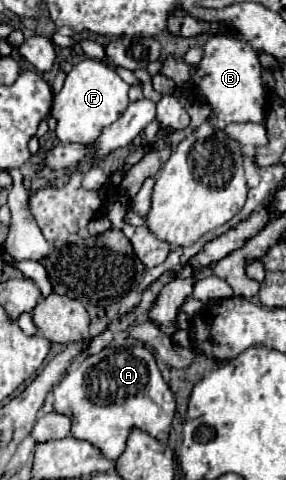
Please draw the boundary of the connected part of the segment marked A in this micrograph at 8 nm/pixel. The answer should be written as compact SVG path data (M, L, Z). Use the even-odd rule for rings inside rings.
M105 347L99 353L77 361L63 381L53 387L55 413L71 419L71 437L89 441L105 459L115 461L123 451L133 429L149 433L167 443L175 415L175 395L163 381L155 357L145 347ZM93 387L109 387L105 399L93 397Z

